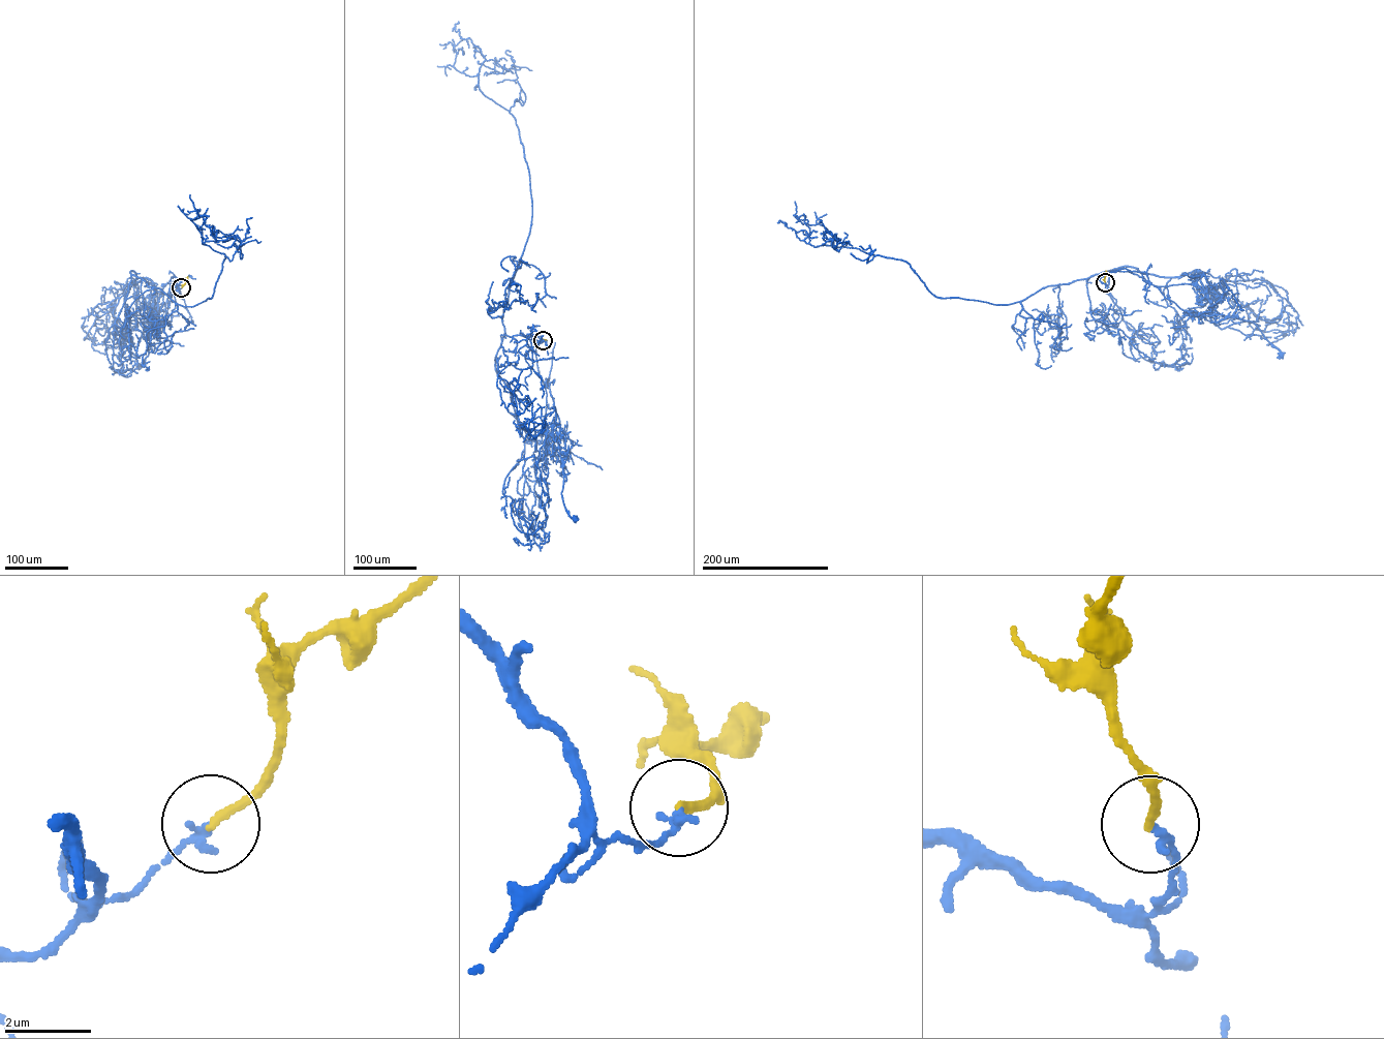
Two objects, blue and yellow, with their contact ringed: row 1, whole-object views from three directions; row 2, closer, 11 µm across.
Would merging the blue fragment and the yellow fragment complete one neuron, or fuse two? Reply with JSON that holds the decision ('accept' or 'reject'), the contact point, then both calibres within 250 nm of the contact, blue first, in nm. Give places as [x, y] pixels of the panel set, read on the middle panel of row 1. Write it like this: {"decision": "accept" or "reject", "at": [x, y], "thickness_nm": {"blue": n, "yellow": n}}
{"decision": "reject", "at": [543, 340], "thickness_nm": {"blue": 170, "yellow": 200}}

